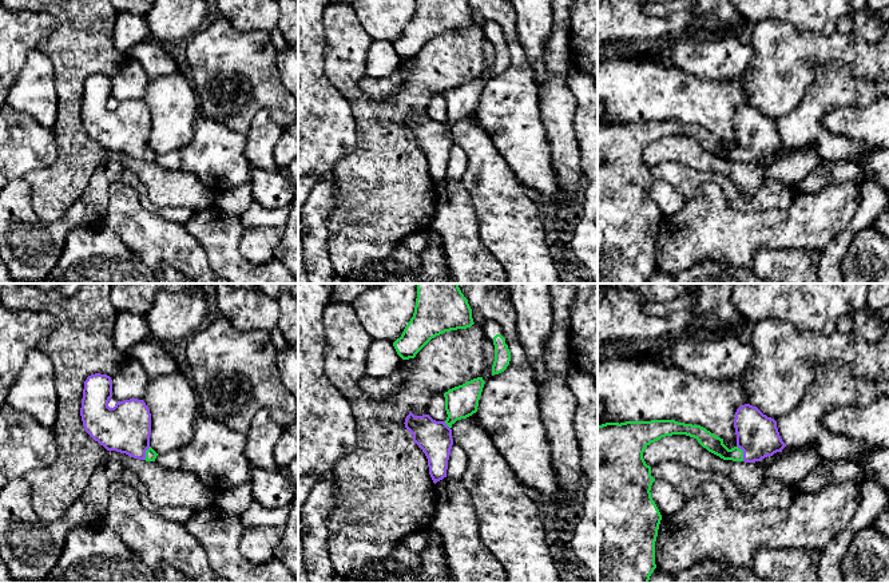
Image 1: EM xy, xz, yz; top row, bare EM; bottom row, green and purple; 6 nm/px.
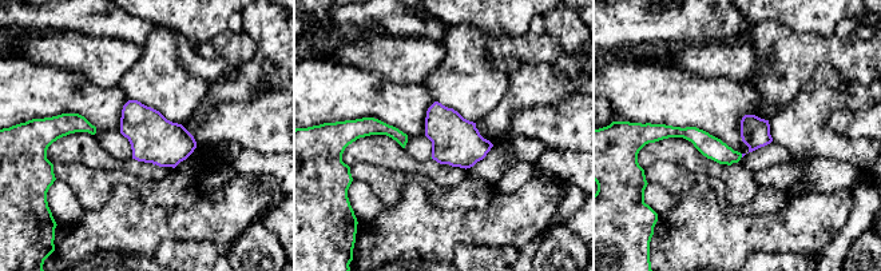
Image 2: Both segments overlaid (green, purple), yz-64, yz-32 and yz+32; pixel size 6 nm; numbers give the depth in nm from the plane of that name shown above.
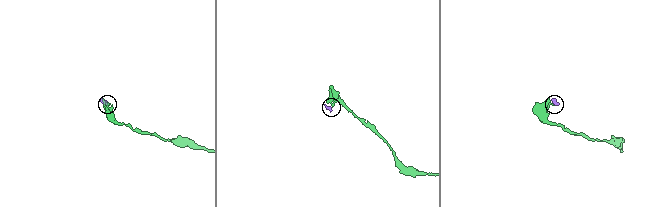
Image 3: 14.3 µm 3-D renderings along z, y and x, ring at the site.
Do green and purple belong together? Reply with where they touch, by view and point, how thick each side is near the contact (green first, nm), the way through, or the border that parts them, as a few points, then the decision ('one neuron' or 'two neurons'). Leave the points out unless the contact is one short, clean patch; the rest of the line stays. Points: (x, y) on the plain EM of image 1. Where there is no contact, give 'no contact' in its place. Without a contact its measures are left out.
yz (742, 154) | 110/260 nm | across yz (714, 145), (725, 154), (742, 154), (755, 141), (757, 135) | one neuron

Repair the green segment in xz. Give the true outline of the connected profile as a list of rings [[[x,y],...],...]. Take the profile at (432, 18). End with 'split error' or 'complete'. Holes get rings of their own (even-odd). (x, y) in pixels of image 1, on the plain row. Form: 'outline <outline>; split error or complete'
outline [[[416,0],[413,17],[393,47],[402,60],[414,59],[436,36],[473,24],[468,0]]]; complete

